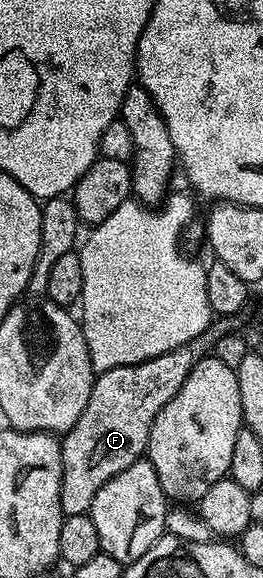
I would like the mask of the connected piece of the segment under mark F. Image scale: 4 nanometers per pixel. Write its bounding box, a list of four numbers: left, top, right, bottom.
[61,323,227,516]

